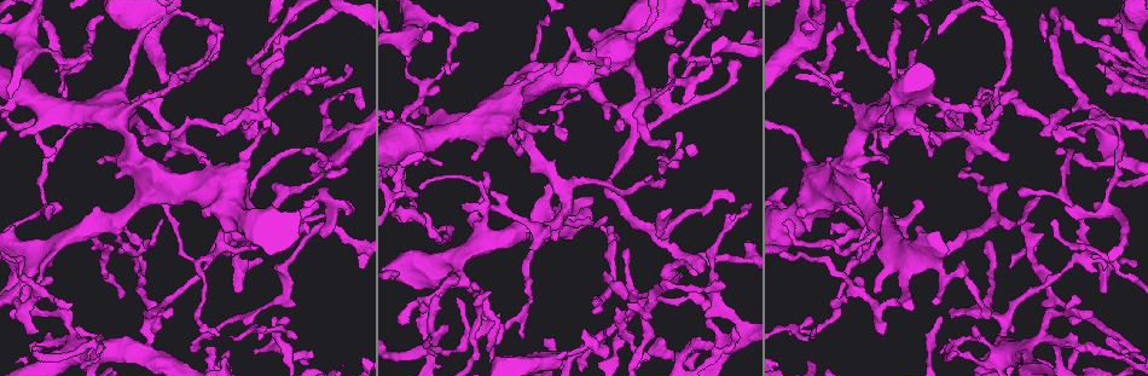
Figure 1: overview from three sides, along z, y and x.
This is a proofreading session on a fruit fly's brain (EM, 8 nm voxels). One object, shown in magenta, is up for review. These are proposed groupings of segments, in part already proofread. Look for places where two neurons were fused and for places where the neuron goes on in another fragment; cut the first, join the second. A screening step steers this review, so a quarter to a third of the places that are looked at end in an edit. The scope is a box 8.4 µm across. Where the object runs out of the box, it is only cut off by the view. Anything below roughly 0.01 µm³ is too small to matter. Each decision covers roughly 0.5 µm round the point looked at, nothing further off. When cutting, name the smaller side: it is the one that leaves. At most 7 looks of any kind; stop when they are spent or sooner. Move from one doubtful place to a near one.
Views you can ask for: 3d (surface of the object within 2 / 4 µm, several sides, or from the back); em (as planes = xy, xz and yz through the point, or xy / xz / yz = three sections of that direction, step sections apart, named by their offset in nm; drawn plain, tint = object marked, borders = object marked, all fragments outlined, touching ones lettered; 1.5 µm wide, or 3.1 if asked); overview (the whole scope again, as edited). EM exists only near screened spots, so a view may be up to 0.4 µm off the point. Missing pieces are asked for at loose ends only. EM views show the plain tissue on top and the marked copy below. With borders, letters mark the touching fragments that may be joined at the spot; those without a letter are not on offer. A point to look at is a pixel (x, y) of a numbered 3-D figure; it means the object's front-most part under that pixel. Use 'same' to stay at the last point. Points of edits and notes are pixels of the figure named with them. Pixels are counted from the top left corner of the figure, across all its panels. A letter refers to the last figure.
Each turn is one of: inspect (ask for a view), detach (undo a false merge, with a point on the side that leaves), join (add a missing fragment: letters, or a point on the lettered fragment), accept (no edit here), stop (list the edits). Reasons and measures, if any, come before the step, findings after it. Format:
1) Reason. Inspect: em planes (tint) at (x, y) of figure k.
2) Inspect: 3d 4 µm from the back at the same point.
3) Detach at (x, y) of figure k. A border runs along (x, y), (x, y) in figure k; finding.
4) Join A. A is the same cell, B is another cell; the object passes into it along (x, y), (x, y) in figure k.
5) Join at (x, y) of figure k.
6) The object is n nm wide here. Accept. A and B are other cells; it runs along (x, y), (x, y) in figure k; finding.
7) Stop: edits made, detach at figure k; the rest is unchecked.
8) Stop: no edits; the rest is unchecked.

Branch stops here. Inspect: em planes (borders) at (447, 324) of figure 1.

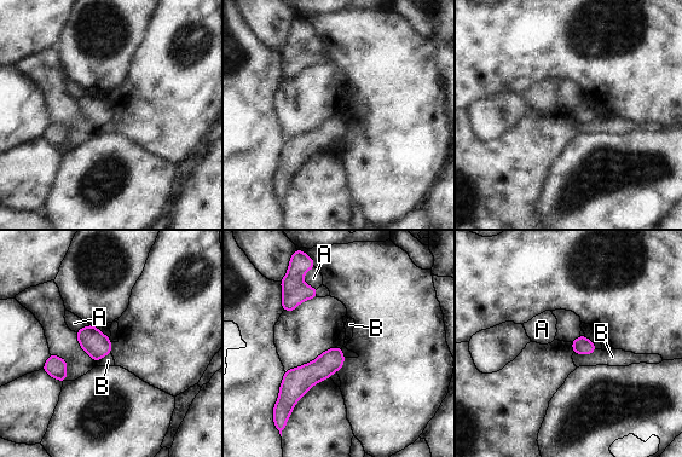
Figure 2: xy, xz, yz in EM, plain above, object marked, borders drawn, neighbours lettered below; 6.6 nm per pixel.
The longest contact is with A, 160 nm. Accept. A and B are other cells; none of them fits.

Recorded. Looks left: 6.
Branch stops here. Inspect: 3d 4 µm at (1039, 197) of figure 1.

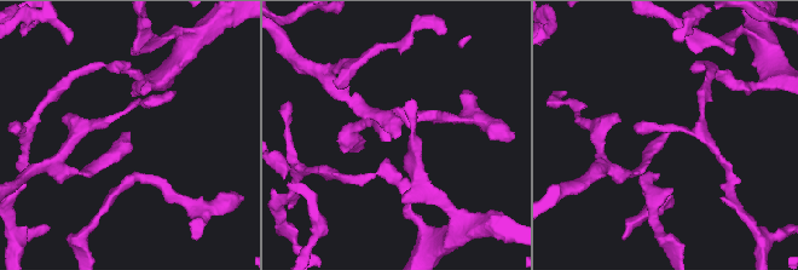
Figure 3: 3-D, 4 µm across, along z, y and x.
Shape alone is not enough. Inspect: em xz step 8 (borders) at (126, 133) of figure 3.

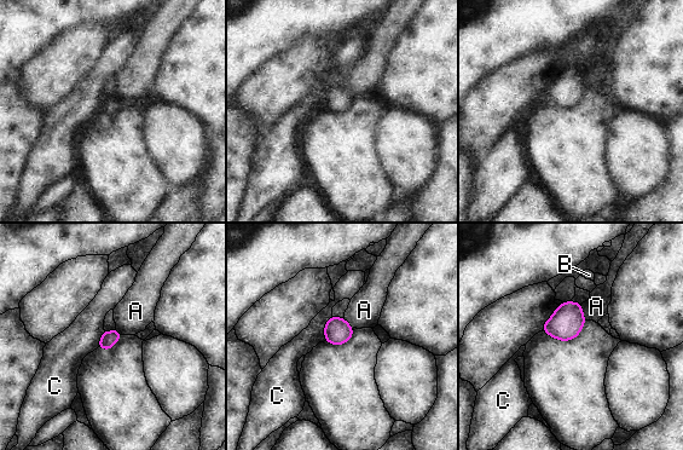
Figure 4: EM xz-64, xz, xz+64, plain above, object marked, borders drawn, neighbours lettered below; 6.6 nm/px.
Accept. A, B and C are other cells; none of them fits.

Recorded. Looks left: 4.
Inspect: em xz step 8 (borders) at (597, 71) of figure 1.

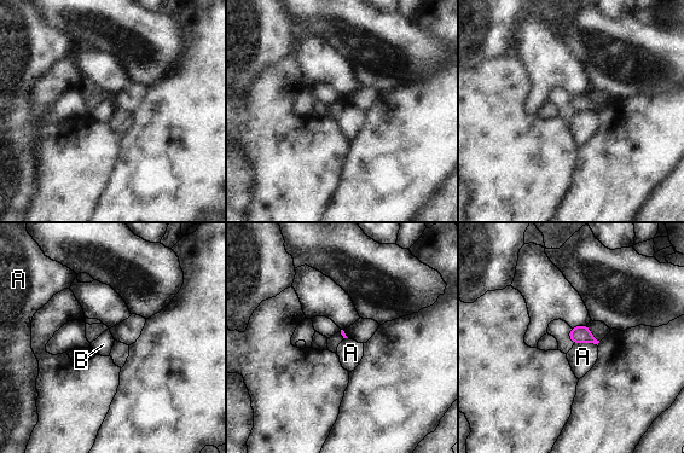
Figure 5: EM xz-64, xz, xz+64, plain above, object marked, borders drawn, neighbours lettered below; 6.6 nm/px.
Inspect: em planes (borders) at the same point.

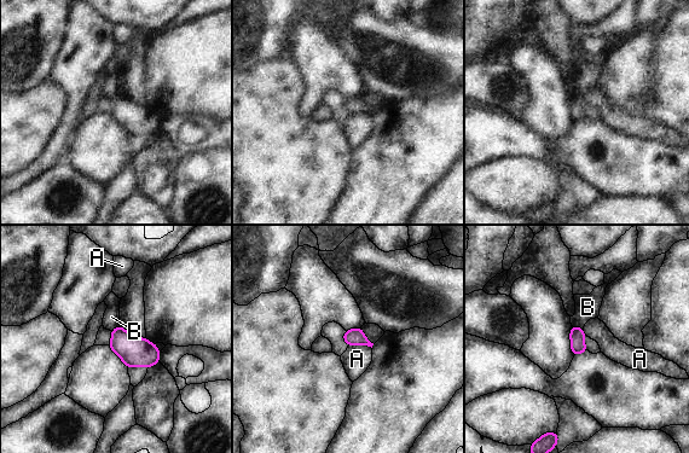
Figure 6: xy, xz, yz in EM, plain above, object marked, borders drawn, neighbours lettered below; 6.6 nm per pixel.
Accept. A and B are other cells; a border runs along (348, 344), (366, 344), (371, 348) in figure 6; none of them fits.

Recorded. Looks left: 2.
Stop: no edits; the rest is unchecked.

